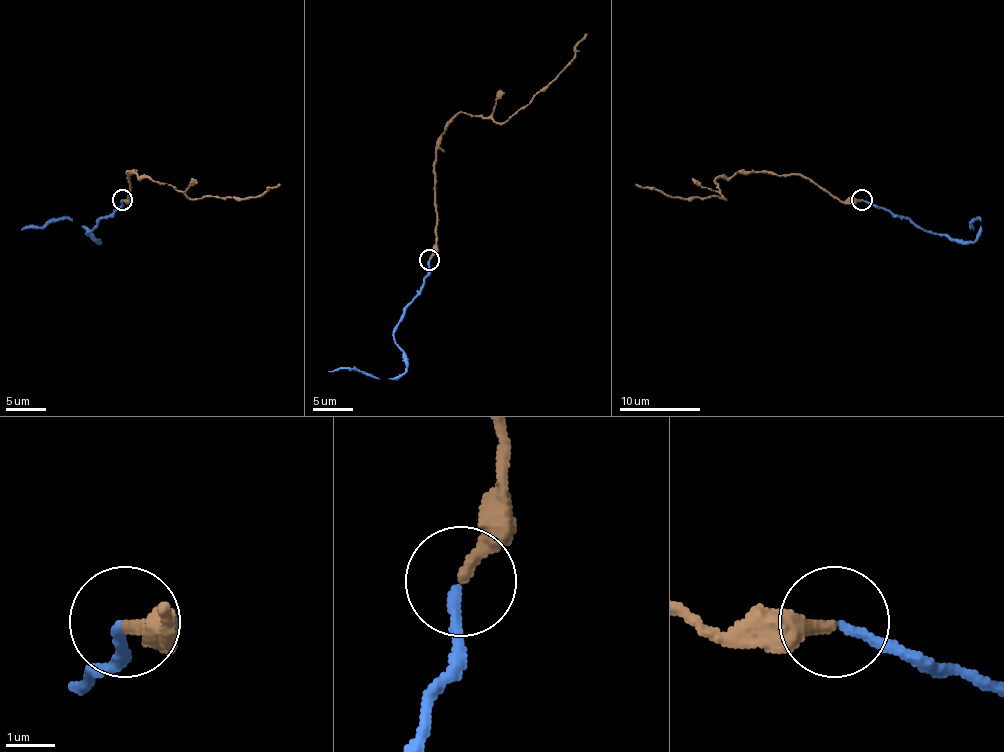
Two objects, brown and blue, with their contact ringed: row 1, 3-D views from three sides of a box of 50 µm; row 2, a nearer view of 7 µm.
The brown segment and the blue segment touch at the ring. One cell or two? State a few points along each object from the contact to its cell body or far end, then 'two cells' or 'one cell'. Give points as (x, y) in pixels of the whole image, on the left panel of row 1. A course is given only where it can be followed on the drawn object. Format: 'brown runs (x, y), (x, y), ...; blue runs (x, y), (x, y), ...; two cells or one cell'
brown runs (123, 200), (129, 200), (127, 174), (131, 172), (139, 178), (171, 184), (189, 198), (256, 198), (280, 184); blue runs (123, 200), (86, 234), (99, 240), (66, 218), (22, 230); one cell

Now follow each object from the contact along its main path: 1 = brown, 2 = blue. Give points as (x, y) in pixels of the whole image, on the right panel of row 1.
1: (862, 200), (838, 200), (795, 174), (739, 172), (715, 180), (725, 198), (670, 198), (656, 188), (636, 184)
2: (862, 200), (955, 240), (973, 240), (981, 232), (977, 218), (973, 230)

